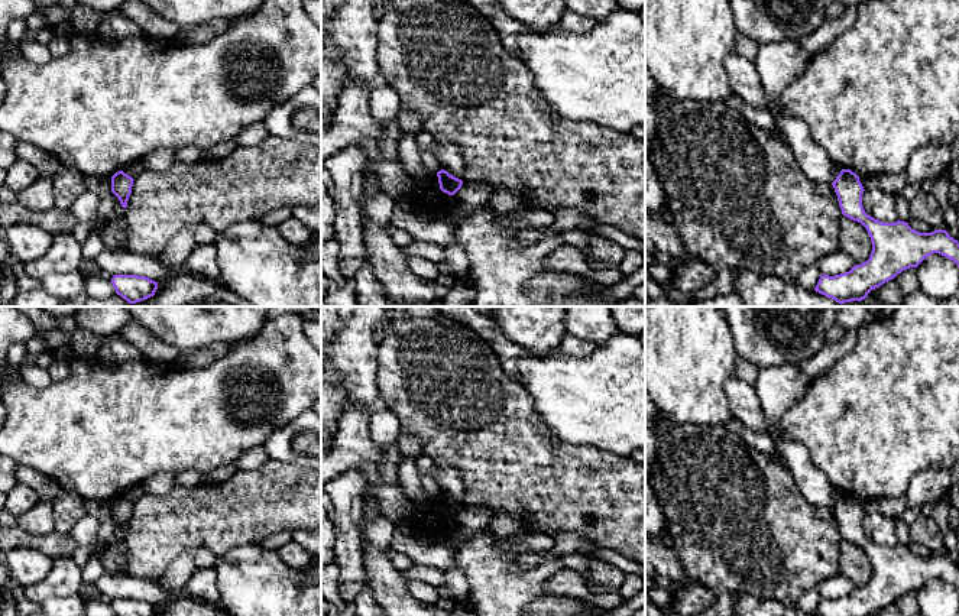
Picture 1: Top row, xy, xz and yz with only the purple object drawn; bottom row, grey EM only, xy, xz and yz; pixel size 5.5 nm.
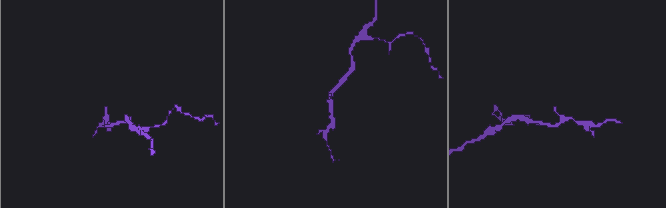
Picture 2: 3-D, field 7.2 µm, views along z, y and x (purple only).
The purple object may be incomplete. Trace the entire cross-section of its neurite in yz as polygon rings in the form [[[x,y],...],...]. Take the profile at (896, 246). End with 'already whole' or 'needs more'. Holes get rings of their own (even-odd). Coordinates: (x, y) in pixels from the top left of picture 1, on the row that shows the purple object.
[[[842,169],[832,182],[842,214],[861,223],[872,243],[866,262],[849,272],[820,276],[814,291],[839,304],[862,301],[868,294],[894,279],[905,269],[917,268],[926,257],[939,253],[959,266],[959,241],[946,230],[920,233],[905,221],[882,223],[868,215],[862,207],[864,187],[851,169]]] | already whole

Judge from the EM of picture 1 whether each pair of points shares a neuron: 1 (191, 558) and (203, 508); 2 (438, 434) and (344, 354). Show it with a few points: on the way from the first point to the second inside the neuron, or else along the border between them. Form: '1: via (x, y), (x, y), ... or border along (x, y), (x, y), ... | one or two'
1: border along (216, 555), (206, 548), (190, 548), (165, 570) | two
2: border along (376, 347), (376, 388), (381, 404) | two

